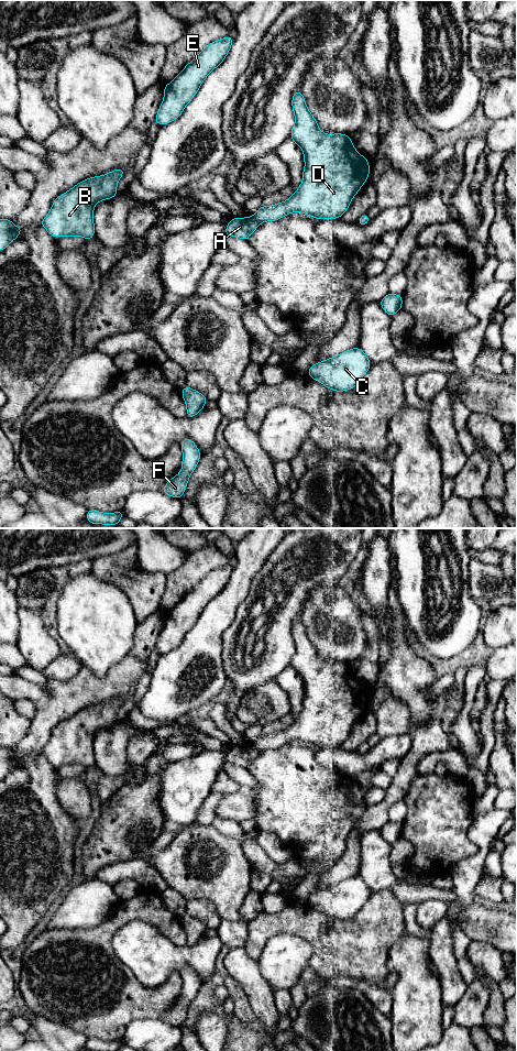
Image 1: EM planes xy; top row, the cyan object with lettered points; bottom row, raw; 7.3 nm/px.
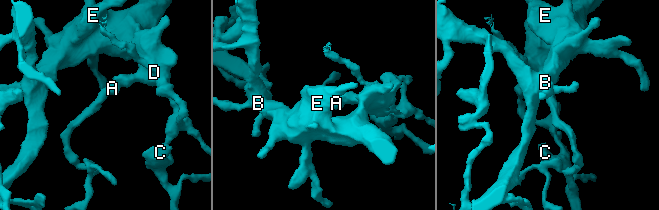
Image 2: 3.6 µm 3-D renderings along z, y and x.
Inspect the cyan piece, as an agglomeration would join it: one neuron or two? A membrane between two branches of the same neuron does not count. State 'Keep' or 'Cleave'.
Cleave

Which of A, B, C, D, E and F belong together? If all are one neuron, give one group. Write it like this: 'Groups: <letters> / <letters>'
Groups: A F / B C D E

